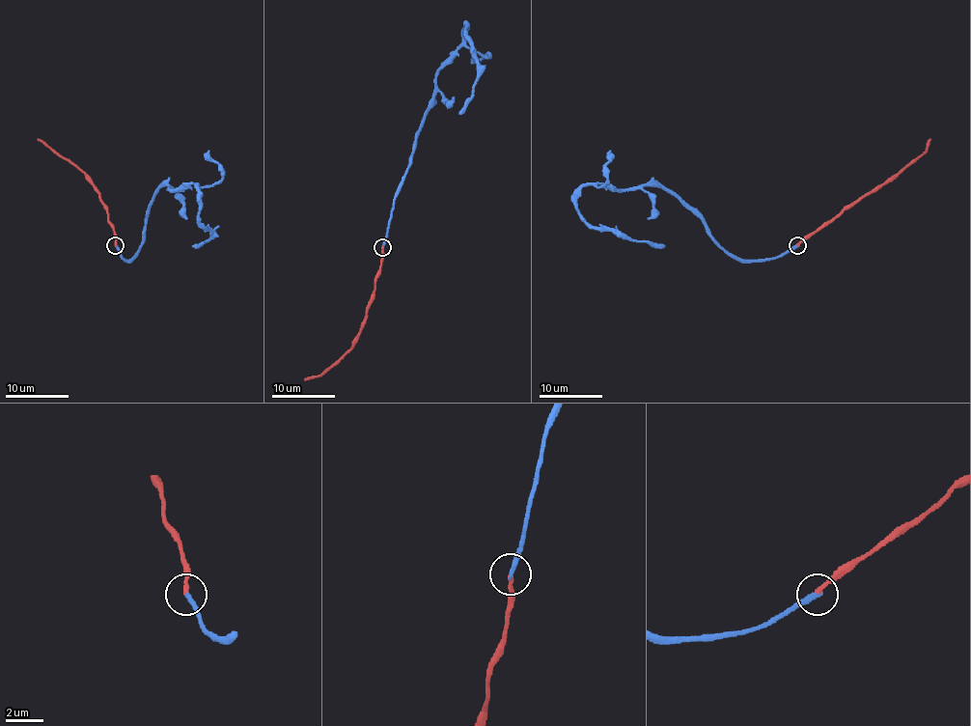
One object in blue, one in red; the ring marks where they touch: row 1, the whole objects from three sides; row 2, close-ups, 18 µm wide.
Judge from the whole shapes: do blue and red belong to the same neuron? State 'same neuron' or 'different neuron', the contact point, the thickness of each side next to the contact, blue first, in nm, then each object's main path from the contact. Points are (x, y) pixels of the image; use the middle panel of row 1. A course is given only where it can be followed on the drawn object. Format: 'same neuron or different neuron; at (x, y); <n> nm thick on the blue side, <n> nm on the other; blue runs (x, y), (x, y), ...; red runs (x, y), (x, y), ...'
same neuron; at (382, 247); 260 nm thick on the blue side, 200 nm on the other; blue runs (382, 246), (436, 71), (462, 41), (466, 26), (478, 78), (473, 97), (458, 113); red runs (382, 246), (381, 270), (357, 342), (319, 375), (305, 379)

